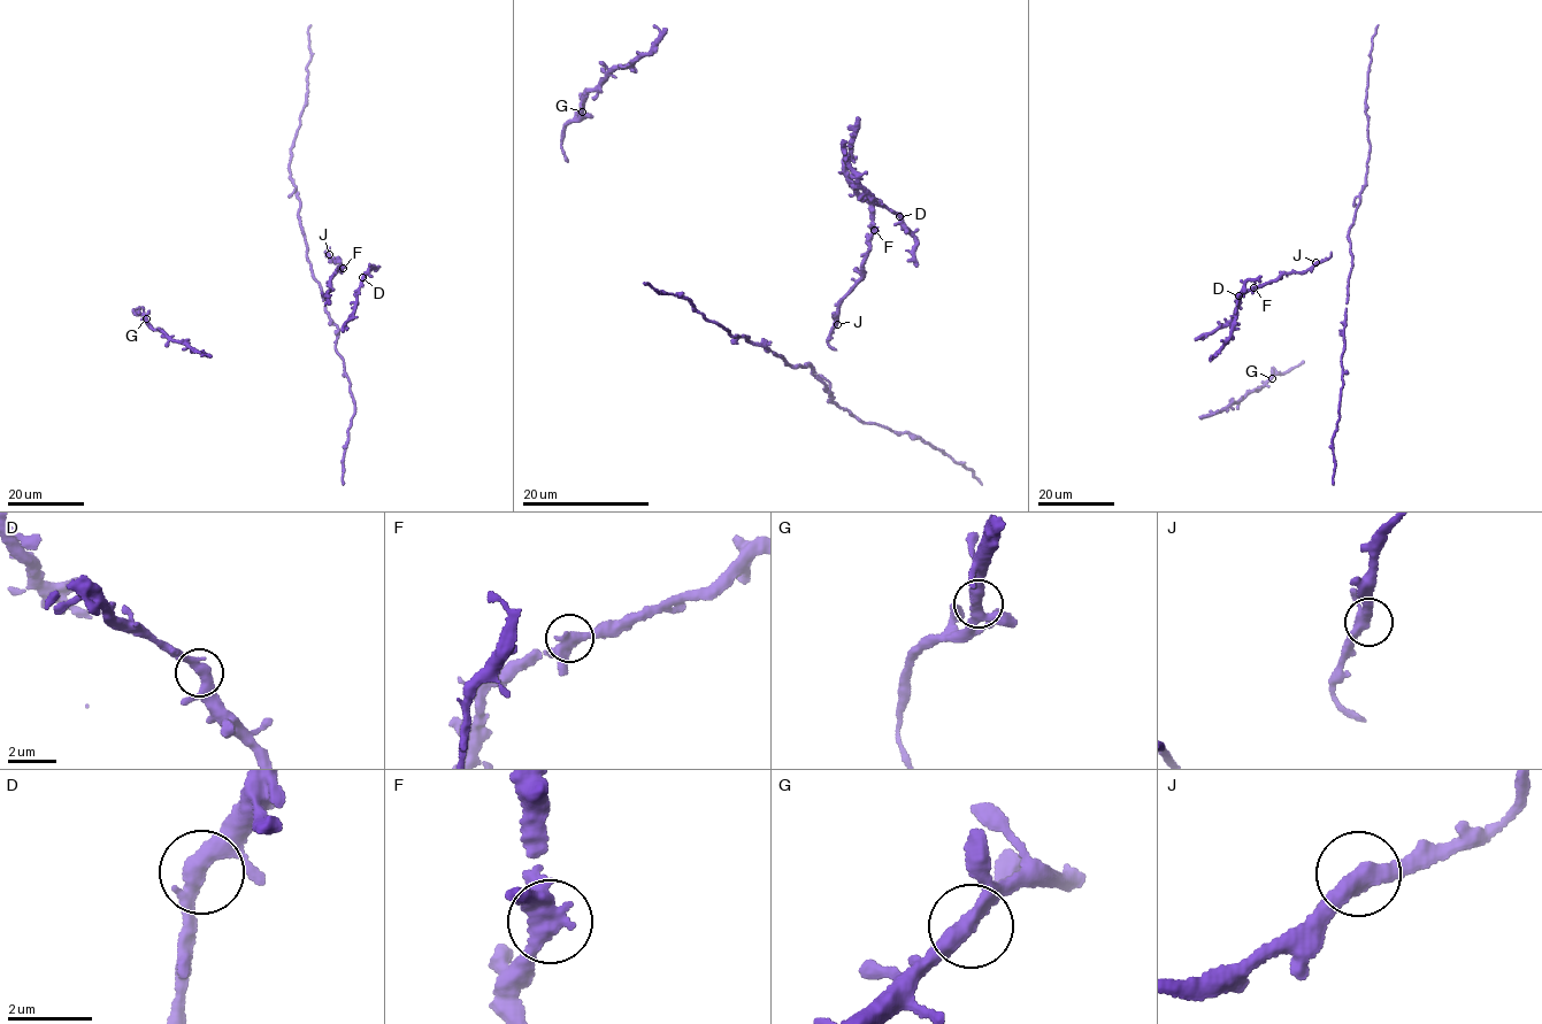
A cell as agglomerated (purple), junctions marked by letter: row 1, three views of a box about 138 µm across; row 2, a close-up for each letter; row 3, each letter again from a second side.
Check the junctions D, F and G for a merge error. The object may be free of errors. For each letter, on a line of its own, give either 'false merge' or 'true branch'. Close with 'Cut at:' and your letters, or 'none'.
D: true branch
F: true branch
G: true branch
Cut at: none

